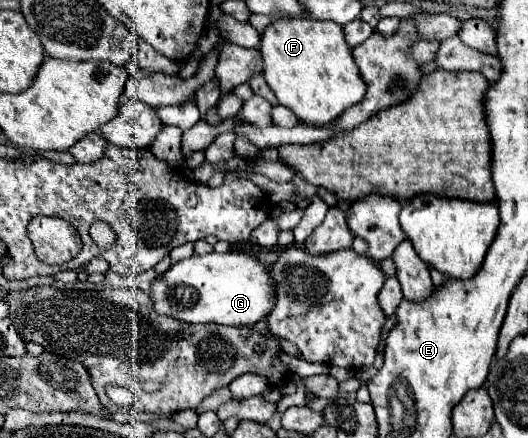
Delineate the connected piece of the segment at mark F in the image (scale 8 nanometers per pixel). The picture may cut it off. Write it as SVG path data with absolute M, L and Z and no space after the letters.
M308 16L280 18L262 34L260 52L264 58L262 74L268 86L278 102L290 108L298 122L306 126L332 124L366 94L366 82L354 64L342 26L330 20L310 20Z

